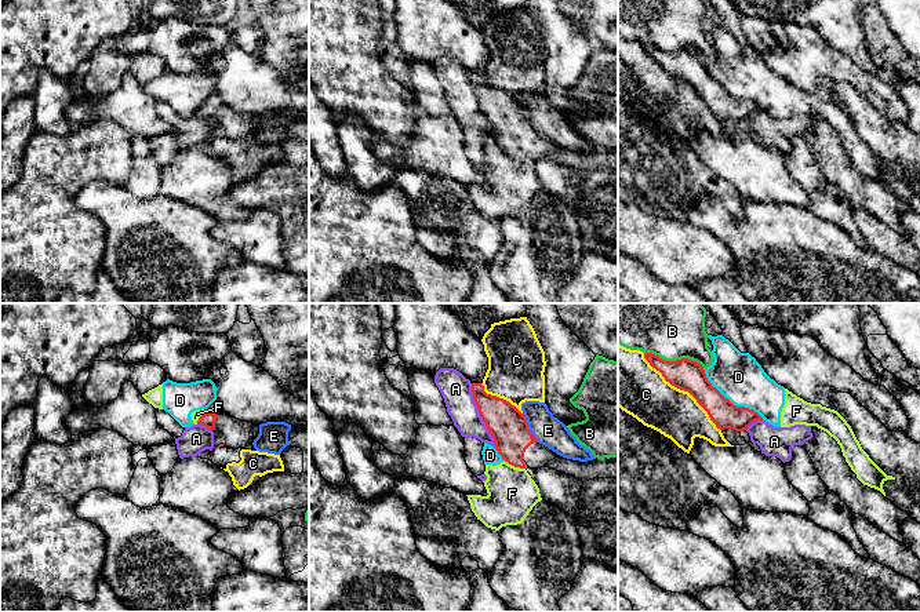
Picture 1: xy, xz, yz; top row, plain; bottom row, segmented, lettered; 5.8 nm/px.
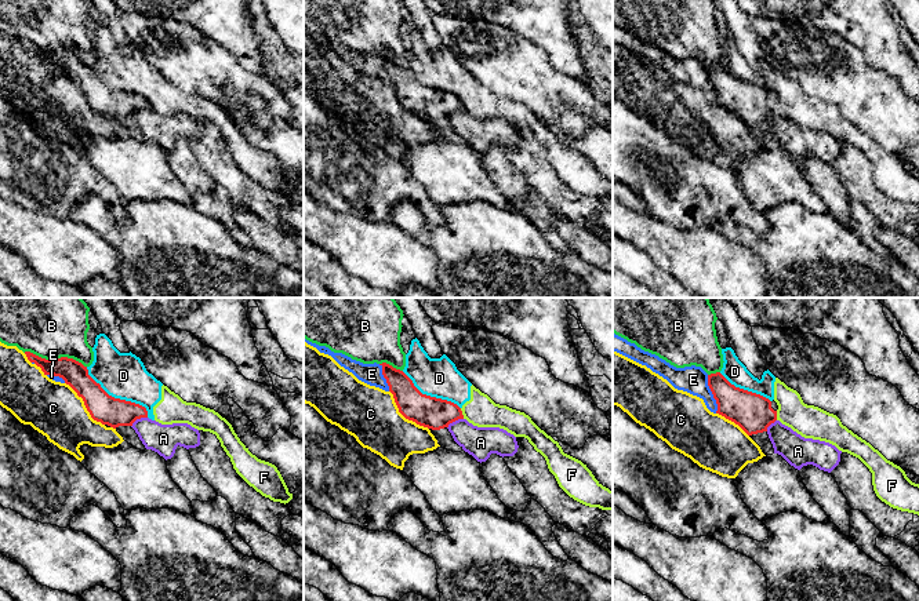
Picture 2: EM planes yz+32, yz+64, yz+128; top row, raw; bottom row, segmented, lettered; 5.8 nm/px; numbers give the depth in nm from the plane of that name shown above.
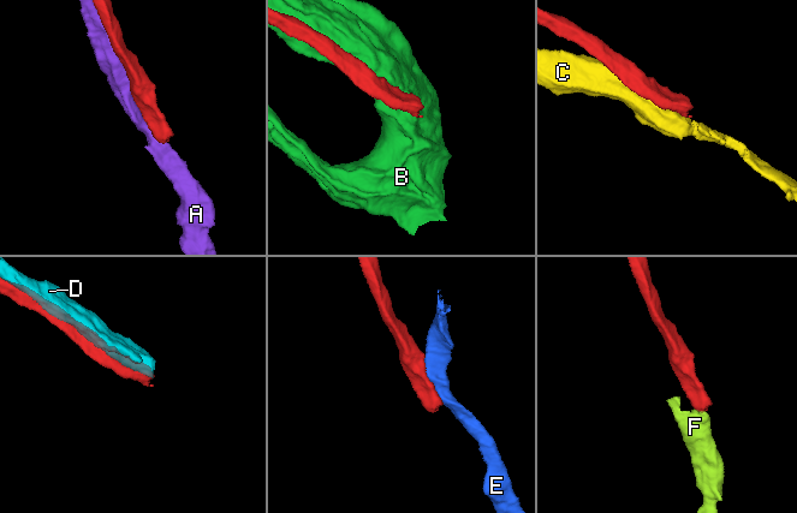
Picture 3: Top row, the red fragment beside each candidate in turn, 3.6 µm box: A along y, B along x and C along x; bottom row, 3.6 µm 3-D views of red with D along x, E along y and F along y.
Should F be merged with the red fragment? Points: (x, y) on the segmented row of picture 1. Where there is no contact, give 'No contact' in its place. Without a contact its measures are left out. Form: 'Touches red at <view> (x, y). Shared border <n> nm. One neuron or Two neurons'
Touches red at xz (515, 466). Shared border 140 nm. Two neurons

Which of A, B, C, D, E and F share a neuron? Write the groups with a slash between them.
A / B / C / D F / E

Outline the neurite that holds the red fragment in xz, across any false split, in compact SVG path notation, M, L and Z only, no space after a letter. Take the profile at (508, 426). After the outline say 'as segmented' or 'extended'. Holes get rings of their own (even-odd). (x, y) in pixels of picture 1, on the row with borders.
M472 383L479 414L491 433L495 448L514 467L541 469L559 455L531 434L527 418L509 401L487 394L481 383Z; extended

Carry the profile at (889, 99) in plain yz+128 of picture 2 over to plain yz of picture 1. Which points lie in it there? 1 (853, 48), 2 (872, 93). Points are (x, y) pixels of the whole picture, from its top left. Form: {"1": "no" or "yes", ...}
{"1": "no", "2": "yes"}

